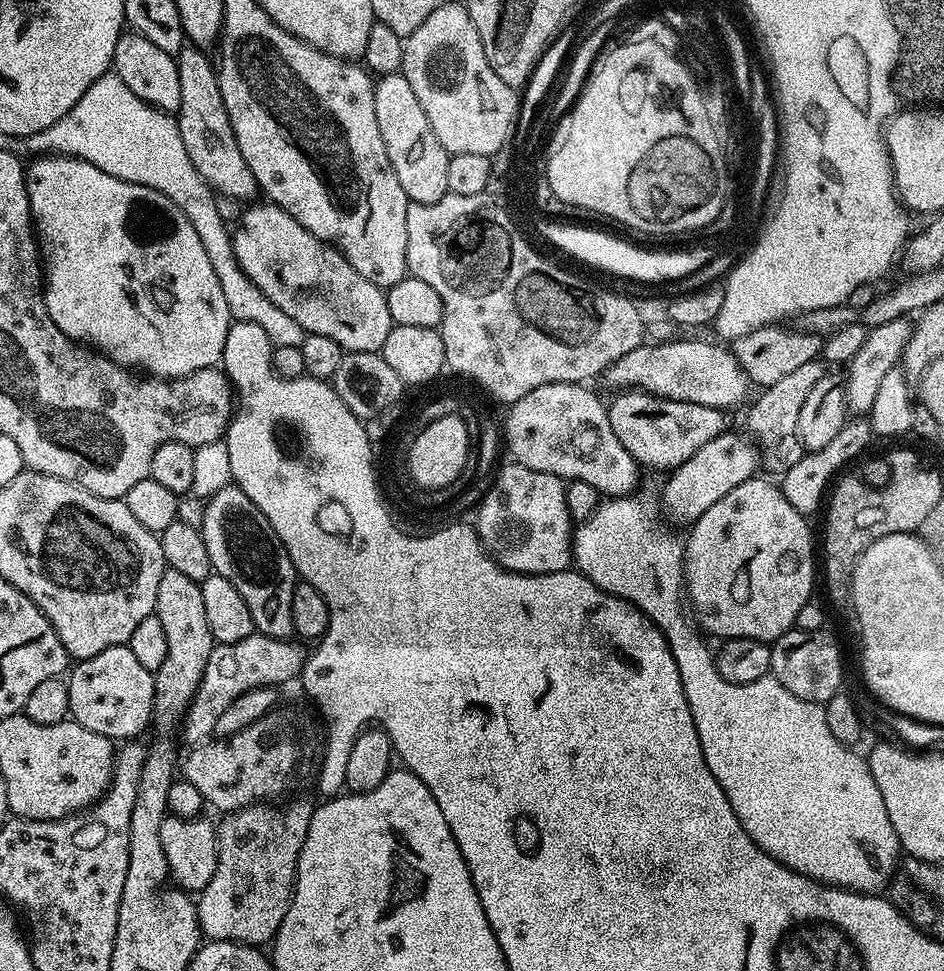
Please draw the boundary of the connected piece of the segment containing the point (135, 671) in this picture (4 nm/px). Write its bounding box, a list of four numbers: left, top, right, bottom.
[66,644,156,742]

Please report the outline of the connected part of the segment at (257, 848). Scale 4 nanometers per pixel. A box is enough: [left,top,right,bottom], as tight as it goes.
[196,800,314,946]

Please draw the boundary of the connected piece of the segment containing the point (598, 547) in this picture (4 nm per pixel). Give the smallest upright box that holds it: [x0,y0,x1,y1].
[572,494,902,893]

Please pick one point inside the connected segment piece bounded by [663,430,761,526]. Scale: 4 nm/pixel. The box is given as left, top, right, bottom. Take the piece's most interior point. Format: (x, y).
(708, 475)

